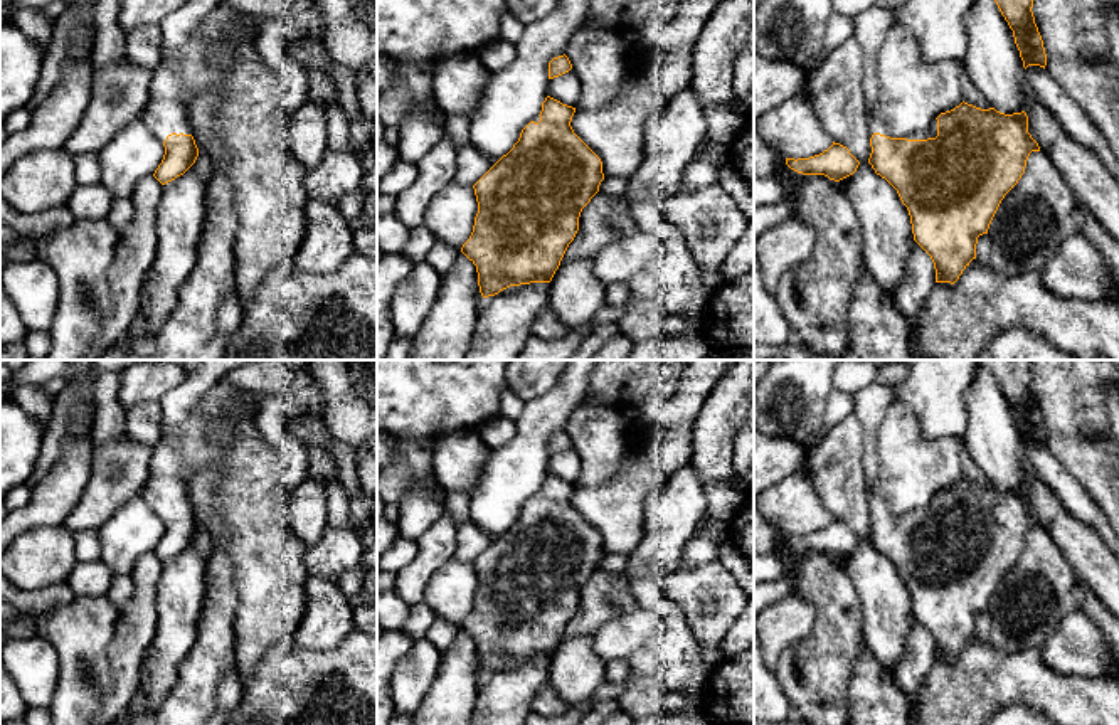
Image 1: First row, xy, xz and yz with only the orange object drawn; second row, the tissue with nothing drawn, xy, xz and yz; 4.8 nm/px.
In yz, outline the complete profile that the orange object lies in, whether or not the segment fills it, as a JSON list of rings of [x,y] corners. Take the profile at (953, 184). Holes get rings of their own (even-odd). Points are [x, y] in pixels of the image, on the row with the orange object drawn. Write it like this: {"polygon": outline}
{"polygon": [[[878,5],[853,17],[853,37],[863,49],[863,94],[872,133],[868,163],[897,190],[907,207],[914,241],[931,256],[936,283],[954,284],[976,259],[978,237],[988,234],[1001,200],[1025,173],[1030,153],[1040,151],[1040,146],[1028,133],[1025,111],[1005,114],[964,101],[941,113],[925,131],[894,138],[878,101],[877,49],[895,22],[894,12]]]}

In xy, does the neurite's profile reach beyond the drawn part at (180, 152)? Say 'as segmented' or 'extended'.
extended

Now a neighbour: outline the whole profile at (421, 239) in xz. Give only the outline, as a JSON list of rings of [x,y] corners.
[[[421,224],[411,230],[409,241],[406,242],[400,254],[411,259],[414,264],[421,264],[426,259],[426,254],[434,246],[436,239],[431,230]]]

